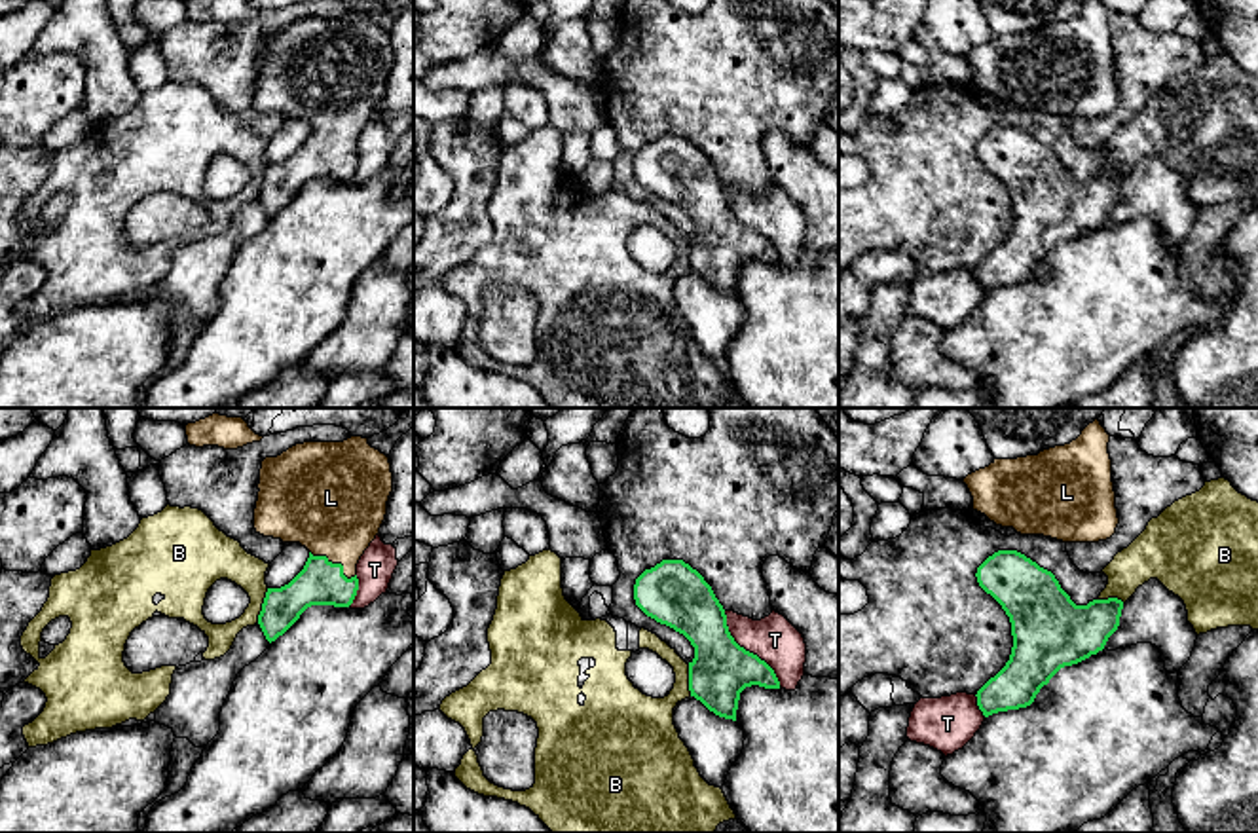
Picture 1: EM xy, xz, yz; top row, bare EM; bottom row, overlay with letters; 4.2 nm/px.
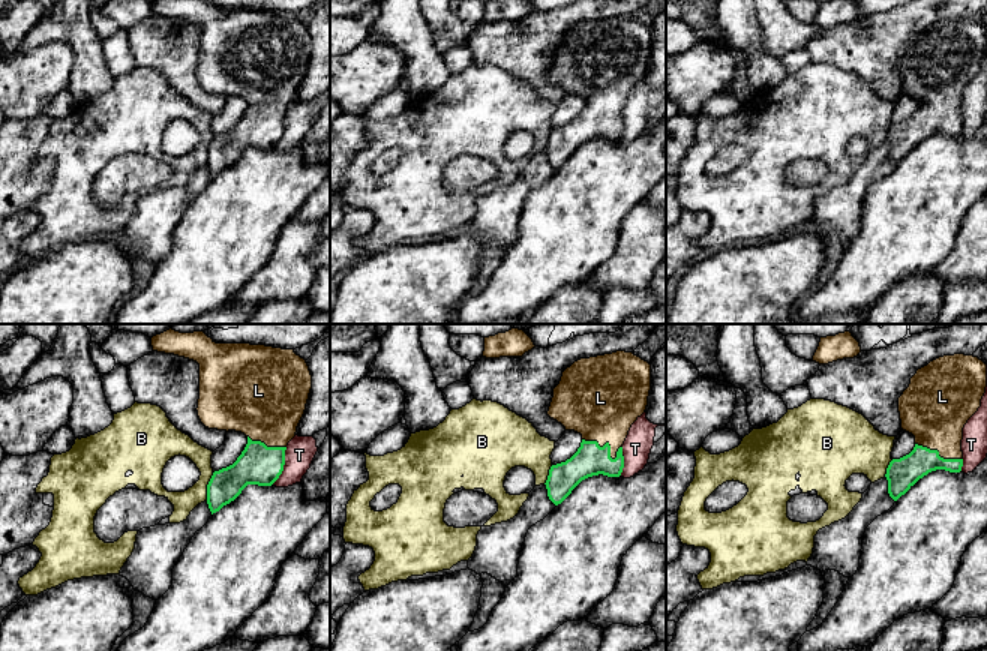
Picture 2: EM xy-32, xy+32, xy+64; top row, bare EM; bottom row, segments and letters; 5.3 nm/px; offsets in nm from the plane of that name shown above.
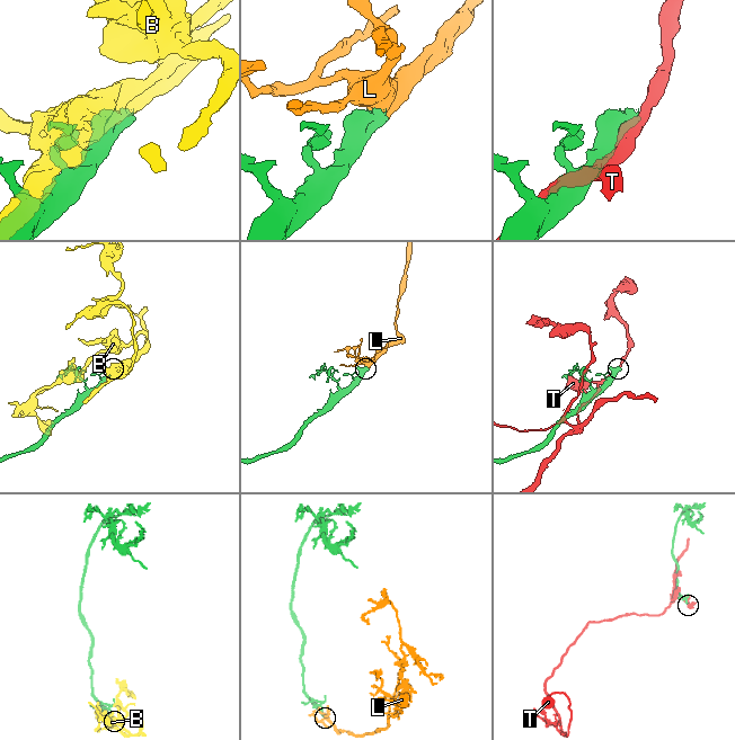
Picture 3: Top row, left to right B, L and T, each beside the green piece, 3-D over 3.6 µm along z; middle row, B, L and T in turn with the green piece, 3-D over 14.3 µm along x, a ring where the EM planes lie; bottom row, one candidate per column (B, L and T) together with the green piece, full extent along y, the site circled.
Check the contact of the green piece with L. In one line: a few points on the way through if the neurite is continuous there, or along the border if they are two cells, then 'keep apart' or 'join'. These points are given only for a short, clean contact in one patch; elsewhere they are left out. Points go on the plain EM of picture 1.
way xy (319, 158), (336, 139), (334, 80); join

